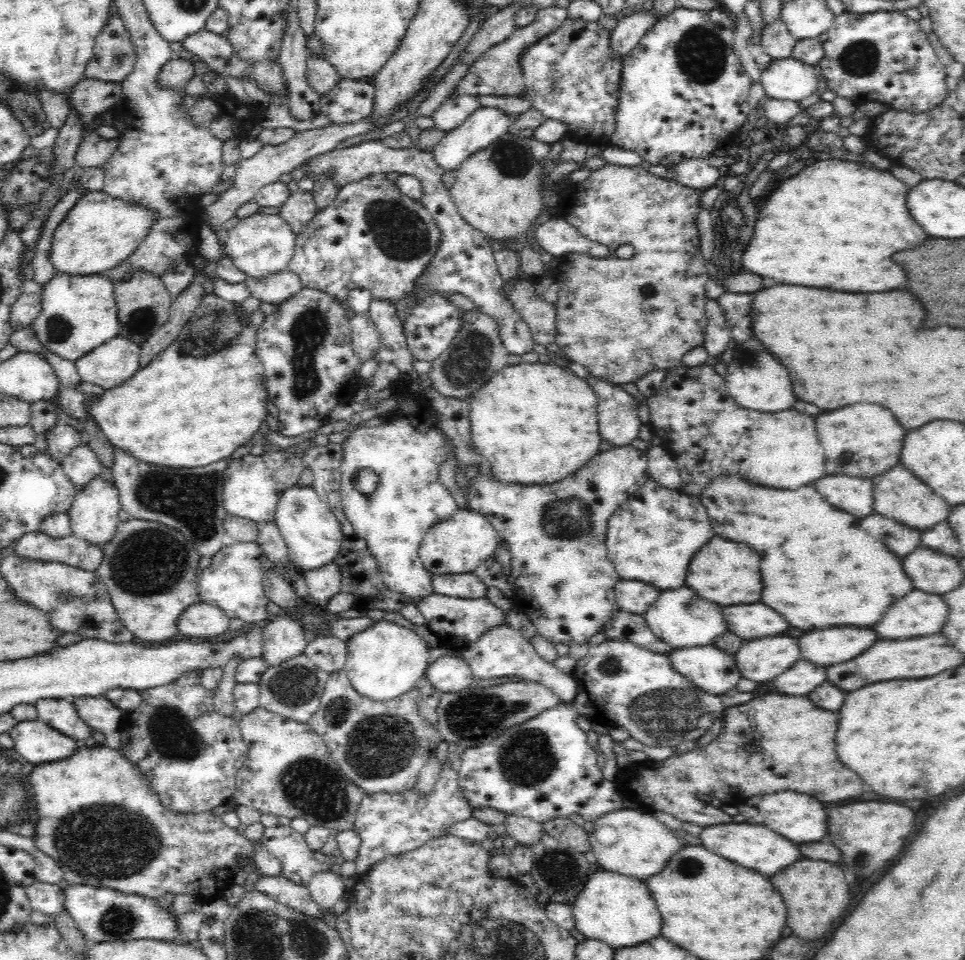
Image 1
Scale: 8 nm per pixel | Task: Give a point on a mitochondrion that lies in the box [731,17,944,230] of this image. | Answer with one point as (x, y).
(861, 58)

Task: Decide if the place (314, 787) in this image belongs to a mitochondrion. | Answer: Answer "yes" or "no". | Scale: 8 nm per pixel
yes

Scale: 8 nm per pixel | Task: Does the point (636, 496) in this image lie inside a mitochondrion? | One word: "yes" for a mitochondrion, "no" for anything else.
no

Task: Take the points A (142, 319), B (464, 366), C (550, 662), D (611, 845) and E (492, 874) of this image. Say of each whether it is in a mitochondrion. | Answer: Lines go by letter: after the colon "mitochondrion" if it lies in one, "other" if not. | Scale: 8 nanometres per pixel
A: mitochondrion
B: mitochondrion
C: other
D: other
E: other

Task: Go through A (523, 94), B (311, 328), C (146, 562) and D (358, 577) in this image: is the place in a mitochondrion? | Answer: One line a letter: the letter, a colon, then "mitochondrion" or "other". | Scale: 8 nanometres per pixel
A: other
B: mitochondrion
C: mitochondrion
D: other

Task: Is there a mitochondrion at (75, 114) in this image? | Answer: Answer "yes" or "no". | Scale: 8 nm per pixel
no

